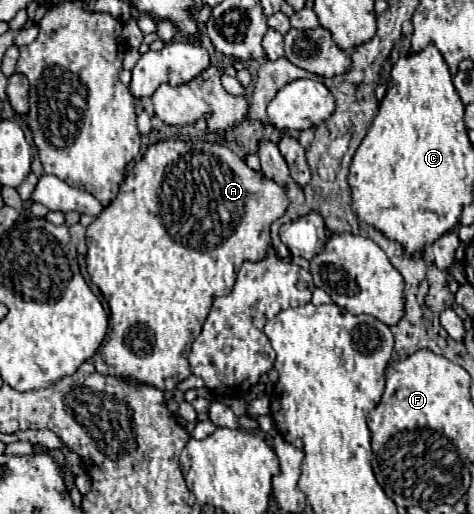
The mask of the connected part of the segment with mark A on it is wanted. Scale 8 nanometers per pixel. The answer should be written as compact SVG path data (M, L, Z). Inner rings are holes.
M162 140L152 144L142 160L136 162L134 166L134 178L128 178L122 186L120 192L116 196L116 200L112 200L100 214L98 218L88 226L86 230L86 246L88 246L88 254L86 254L86 266L88 266L88 274L90 280L100 288L102 296L108 296L108 306L110 306L110 322L112 322L112 332L108 342L94 354L94 366L100 374L104 376L126 376L126 378L134 378L140 384L146 386L154 386L162 392L174 390L178 386L178 382L182 382L184 378L188 378L190 366L188 366L188 354L190 354L190 346L194 342L194 338L200 334L202 330L202 322L206 320L210 306L214 302L214 298L224 296L228 292L232 292L232 286L236 282L236 274L240 270L240 266L244 264L244 260L262 260L266 256L266 250L270 246L270 224L274 220L278 220L280 216L284 216L284 212L288 210L288 196L284 192L282 186L274 184L272 180L268 180L266 176L254 172L252 168L246 166L244 160L240 160L230 148L216 144L216 142L180 142L180 140Z

